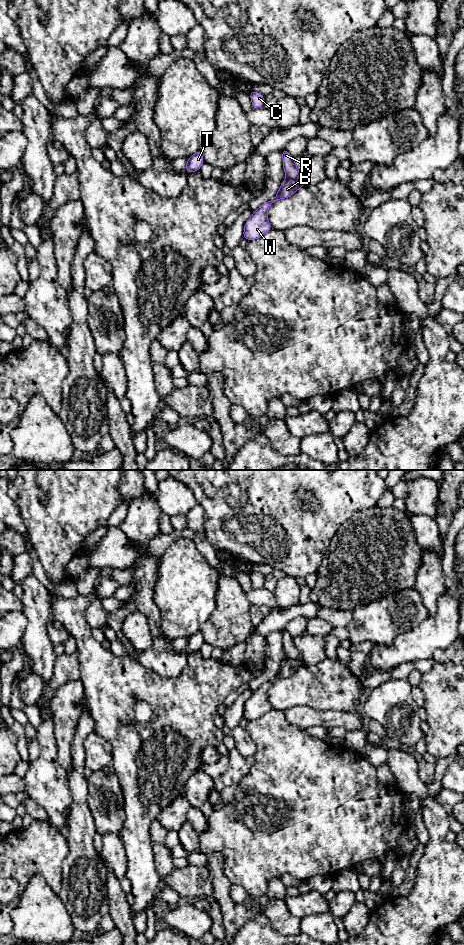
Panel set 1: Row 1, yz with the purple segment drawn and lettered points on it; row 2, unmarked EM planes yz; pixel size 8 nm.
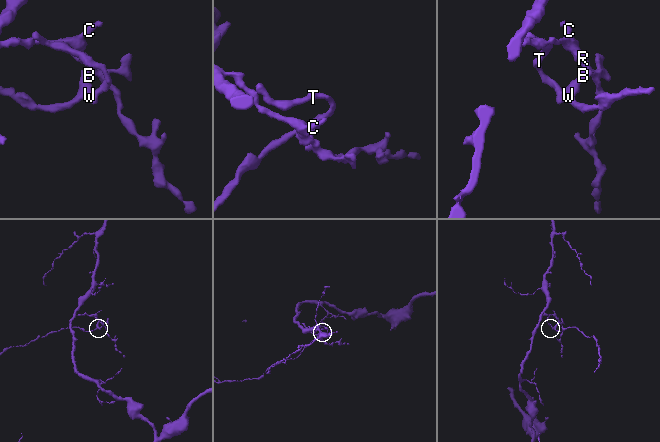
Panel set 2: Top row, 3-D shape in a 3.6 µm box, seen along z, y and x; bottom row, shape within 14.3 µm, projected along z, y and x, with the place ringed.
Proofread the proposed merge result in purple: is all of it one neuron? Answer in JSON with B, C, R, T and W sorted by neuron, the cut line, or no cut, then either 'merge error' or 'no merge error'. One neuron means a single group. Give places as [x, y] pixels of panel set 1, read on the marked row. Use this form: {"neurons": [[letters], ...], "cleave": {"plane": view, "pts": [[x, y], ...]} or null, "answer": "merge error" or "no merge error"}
{"neurons": [["B", "T", "W"], ["C", "R"]], "cleave": {"plane": "yz", "pts": [[287, 177], [293, 178], [302, 186]]}, "answer": "merge error"}

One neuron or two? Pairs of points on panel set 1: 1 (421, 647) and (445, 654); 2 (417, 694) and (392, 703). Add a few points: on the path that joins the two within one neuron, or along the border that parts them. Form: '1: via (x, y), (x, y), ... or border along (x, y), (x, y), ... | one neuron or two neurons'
1: border along (453, 642), (446, 648), (438, 648), (432, 657) | two neurons
2: border along (411, 687), (411, 696), (418, 706) | two neurons

